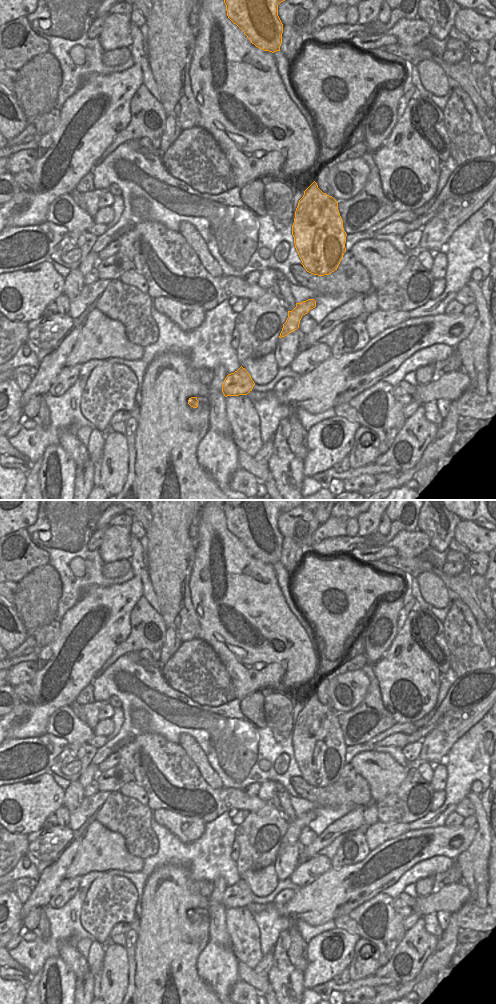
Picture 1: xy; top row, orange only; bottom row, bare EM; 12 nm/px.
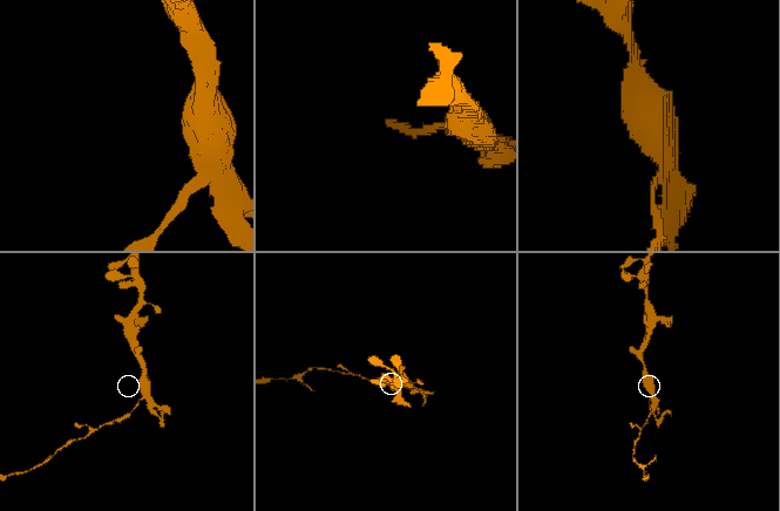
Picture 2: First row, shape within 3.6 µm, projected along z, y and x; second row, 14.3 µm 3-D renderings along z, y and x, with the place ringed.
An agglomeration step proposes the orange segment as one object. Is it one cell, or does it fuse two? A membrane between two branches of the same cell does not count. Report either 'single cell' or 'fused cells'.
fused cells

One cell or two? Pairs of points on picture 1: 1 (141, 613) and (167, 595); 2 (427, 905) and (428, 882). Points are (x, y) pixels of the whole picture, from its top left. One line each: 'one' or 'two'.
1: two
2: two

